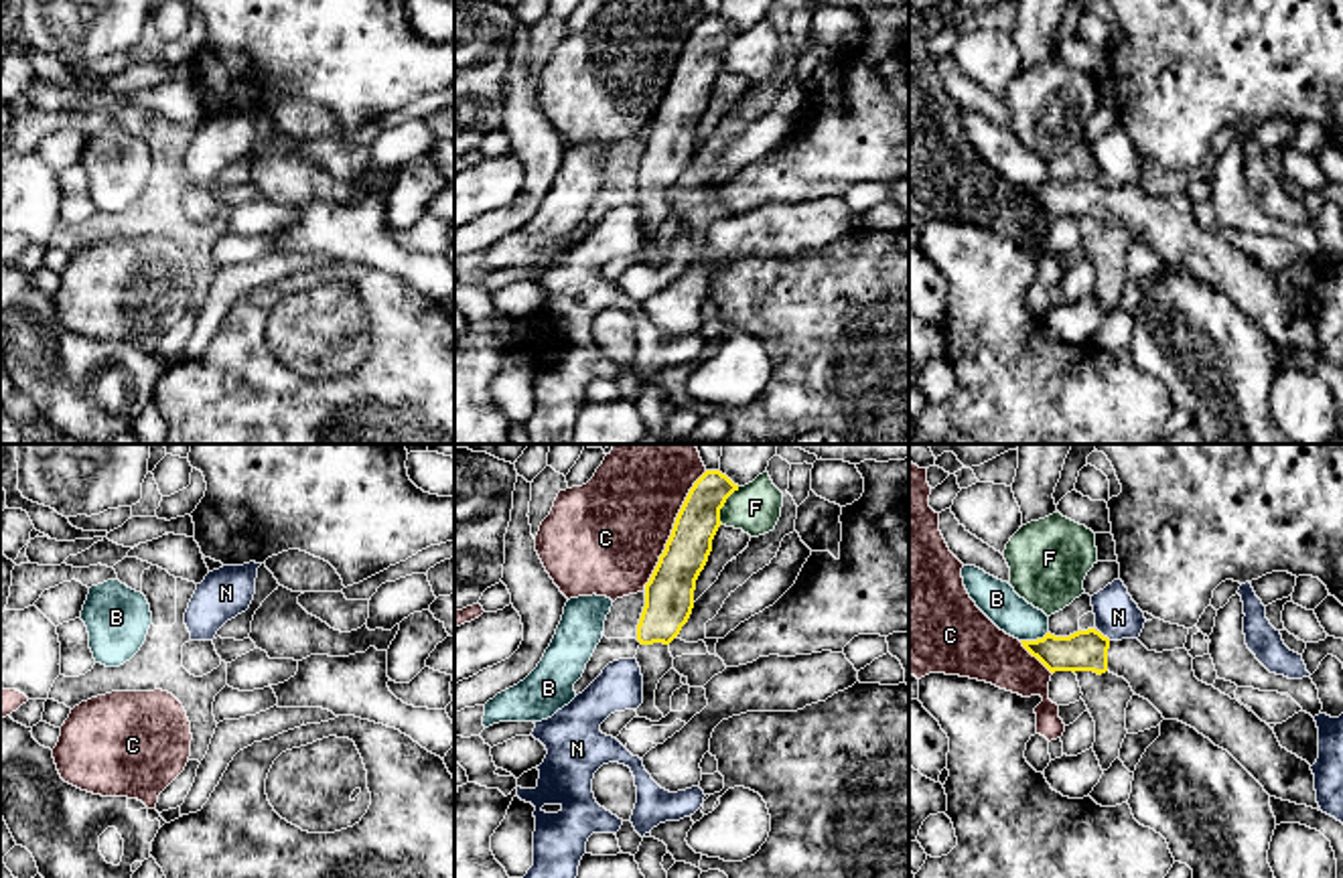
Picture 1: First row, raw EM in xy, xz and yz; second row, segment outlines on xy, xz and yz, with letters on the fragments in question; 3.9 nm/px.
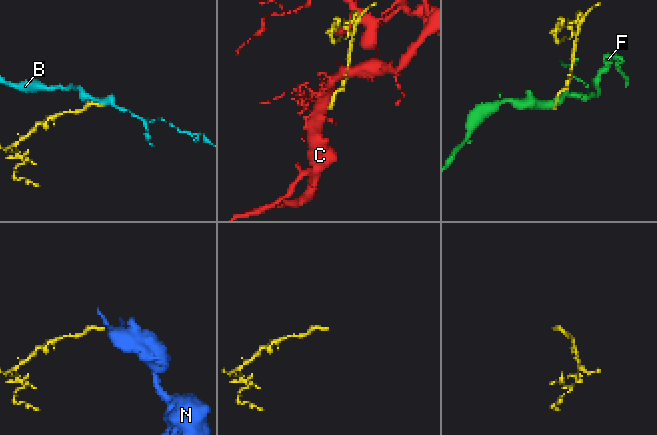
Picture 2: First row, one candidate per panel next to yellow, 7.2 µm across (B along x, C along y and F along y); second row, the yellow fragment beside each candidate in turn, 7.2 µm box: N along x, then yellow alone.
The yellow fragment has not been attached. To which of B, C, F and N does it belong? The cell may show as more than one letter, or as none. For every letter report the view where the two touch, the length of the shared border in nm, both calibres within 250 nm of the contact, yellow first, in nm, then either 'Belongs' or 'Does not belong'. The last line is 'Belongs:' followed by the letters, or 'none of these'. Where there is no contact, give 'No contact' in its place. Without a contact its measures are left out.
B: Touches yellow in yz. Shared border 120 nm. Thickness 160 nm (yellow) against 150 nm. Does not belong
C: Touches yellow in xz. Shared border 550 nm. Thickness 190 nm (yellow) against 440 nm. Does not belong
F: Touches yellow in xz. Shared border 170 nm. Thickness 180 nm (yellow) against 200 nm. Does not belong
N: Touches yellow in yz. Shared border 70 nm. Thickness 160 nm (yellow) against 180 nm. Does not belong
Belongs: none of these

